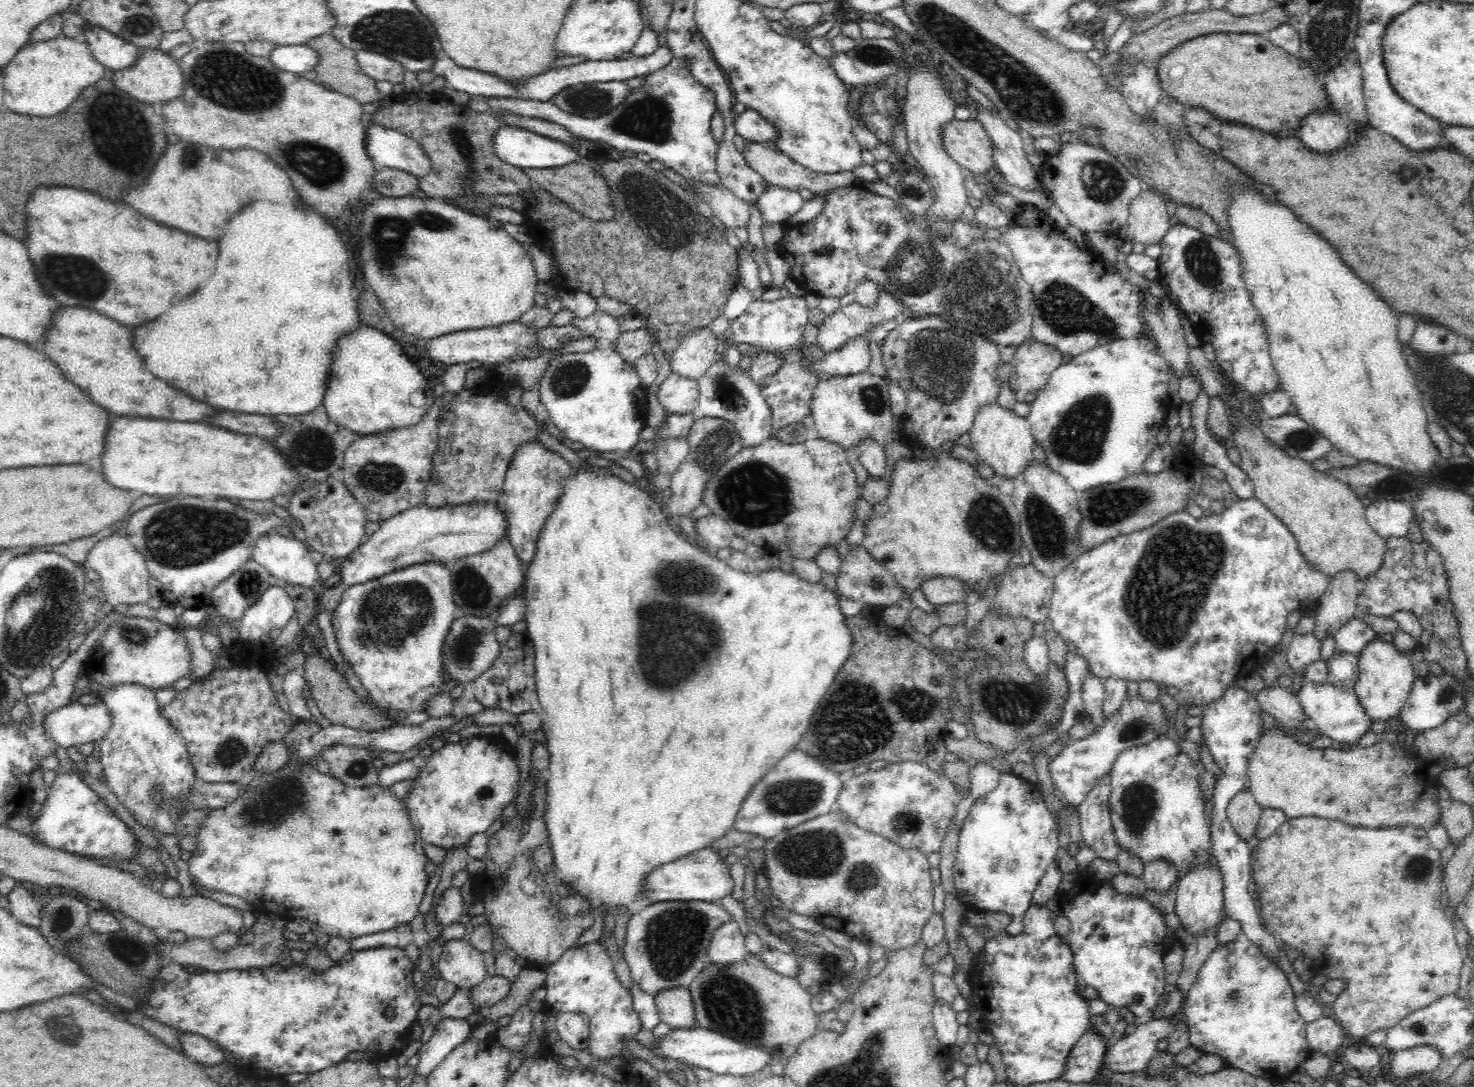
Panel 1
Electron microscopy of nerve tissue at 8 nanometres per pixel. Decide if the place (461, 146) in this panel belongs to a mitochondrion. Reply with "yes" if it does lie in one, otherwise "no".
yes

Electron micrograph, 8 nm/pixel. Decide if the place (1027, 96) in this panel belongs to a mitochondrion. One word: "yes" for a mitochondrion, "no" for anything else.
yes

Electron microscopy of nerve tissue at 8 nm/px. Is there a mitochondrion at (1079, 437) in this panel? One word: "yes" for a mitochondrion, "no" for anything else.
yes

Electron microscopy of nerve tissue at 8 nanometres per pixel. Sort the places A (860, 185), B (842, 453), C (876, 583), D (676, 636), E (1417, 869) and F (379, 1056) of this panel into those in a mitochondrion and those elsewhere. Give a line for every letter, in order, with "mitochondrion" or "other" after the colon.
A: other
B: other
C: mitochondrion
D: mitochondrion
E: mitochondrion
F: other

